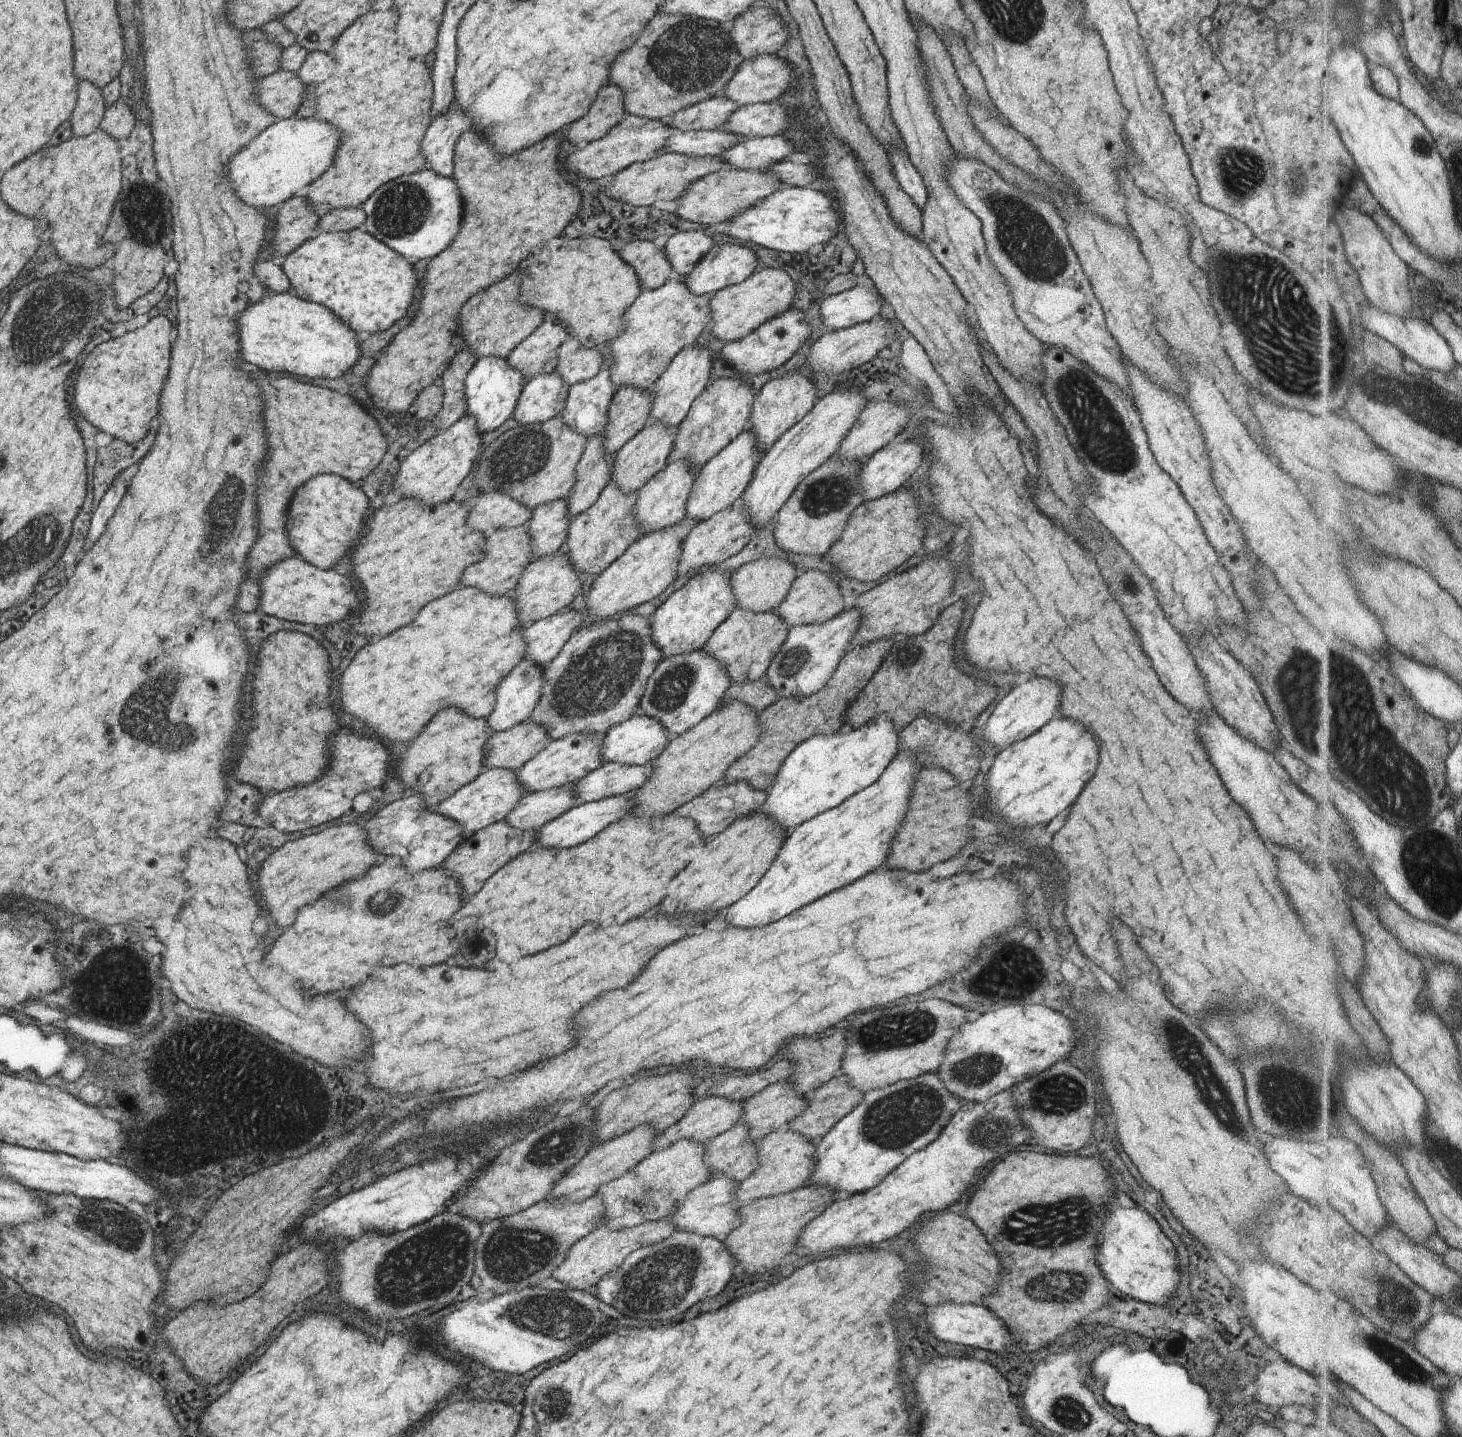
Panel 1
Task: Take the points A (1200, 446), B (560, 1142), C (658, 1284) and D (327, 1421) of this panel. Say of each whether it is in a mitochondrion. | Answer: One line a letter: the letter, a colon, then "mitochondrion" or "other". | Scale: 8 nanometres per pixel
A: other
B: mitochondrion
C: mitochondrion
D: other

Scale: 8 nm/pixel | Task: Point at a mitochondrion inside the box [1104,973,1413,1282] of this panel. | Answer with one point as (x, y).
(1297, 1107)

